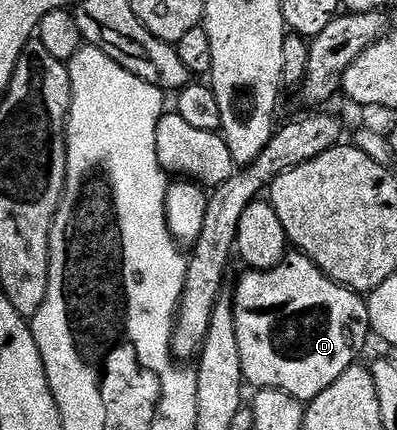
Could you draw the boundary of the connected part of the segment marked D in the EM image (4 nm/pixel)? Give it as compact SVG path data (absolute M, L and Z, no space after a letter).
M291 252L288 253L286 259L279 263L279 265L274 266L272 270L265 270L262 272L247 272L247 275L244 276L243 279L239 282L239 287L236 288L235 294L233 293L233 301L234 301L234 311L235 311L235 326L236 326L236 336L237 336L237 347L240 349L240 364L243 369L243 376L246 382L246 385L251 388L258 388L261 390L284 390L285 392L289 392L289 396L293 396L296 400L301 403L309 404L312 402L318 394L321 392L325 392L325 388L329 388L333 383L336 382L337 379L340 378L342 374L344 374L350 366L356 365L357 359L355 358L359 354L359 349L362 348L363 345L367 342L367 334L369 338L369 331L371 330L371 321L369 320L369 312L367 311L367 303L365 301L364 295L362 293L349 290L346 286L340 286L339 283L334 282L332 278L328 278L326 274L323 273L322 270L319 269L318 266L315 265L314 262L311 261L310 258L307 257L306 254L302 252Z

